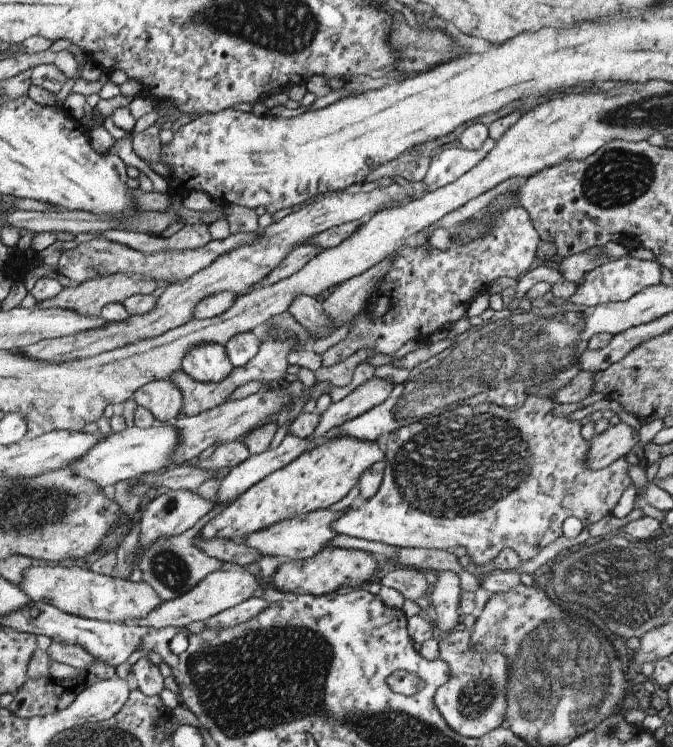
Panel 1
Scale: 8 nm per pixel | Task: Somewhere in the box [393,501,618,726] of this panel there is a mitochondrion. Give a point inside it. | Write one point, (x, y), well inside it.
(480, 696)

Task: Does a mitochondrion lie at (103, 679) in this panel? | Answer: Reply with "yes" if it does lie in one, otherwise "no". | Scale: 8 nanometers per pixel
no

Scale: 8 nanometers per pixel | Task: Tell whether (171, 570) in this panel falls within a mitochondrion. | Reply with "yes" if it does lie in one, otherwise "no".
yes

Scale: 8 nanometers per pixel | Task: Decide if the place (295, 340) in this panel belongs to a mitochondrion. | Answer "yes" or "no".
no

